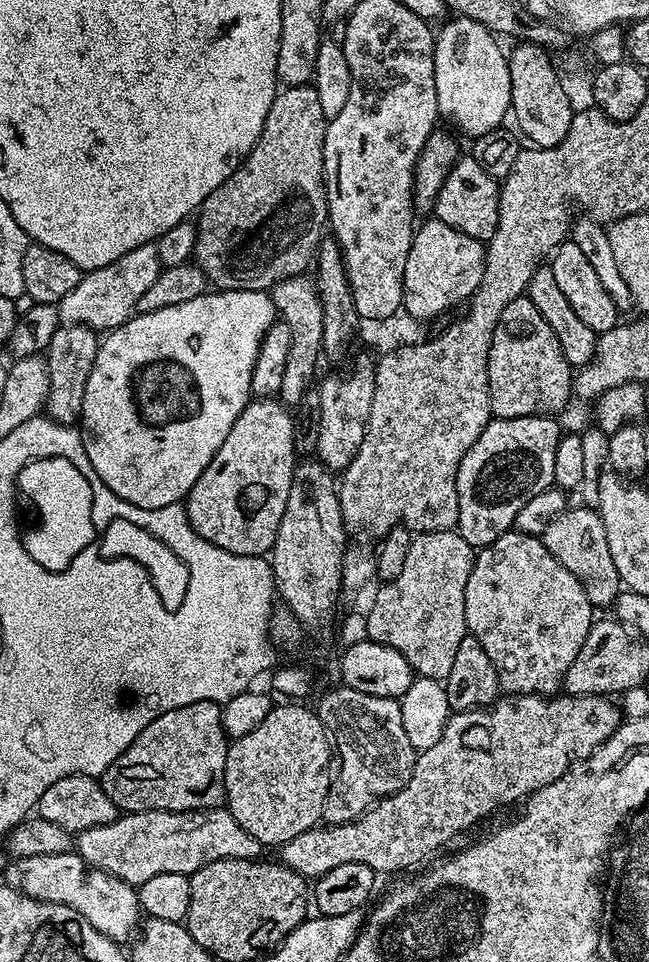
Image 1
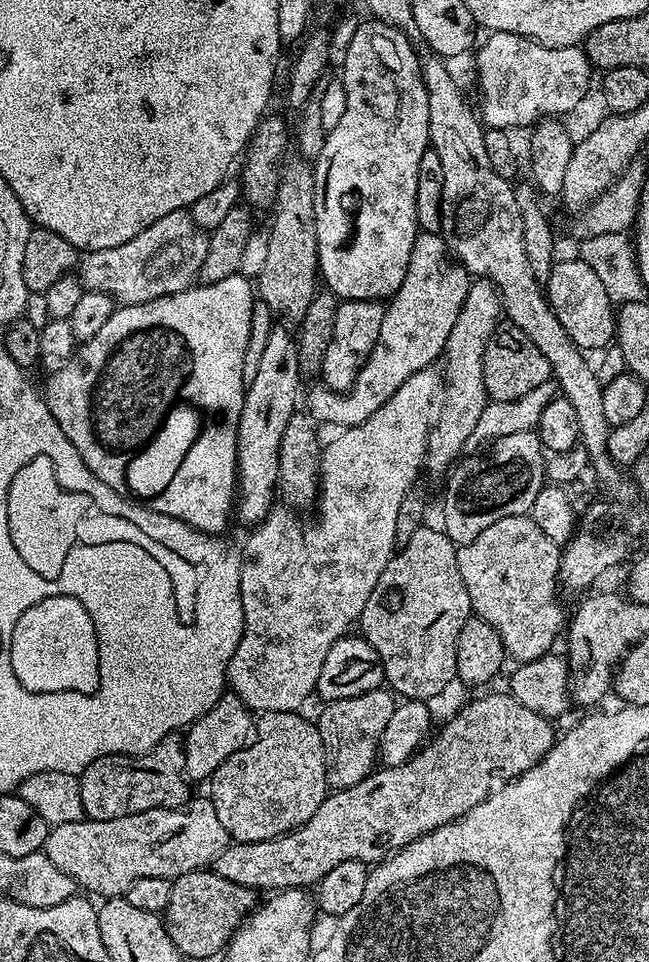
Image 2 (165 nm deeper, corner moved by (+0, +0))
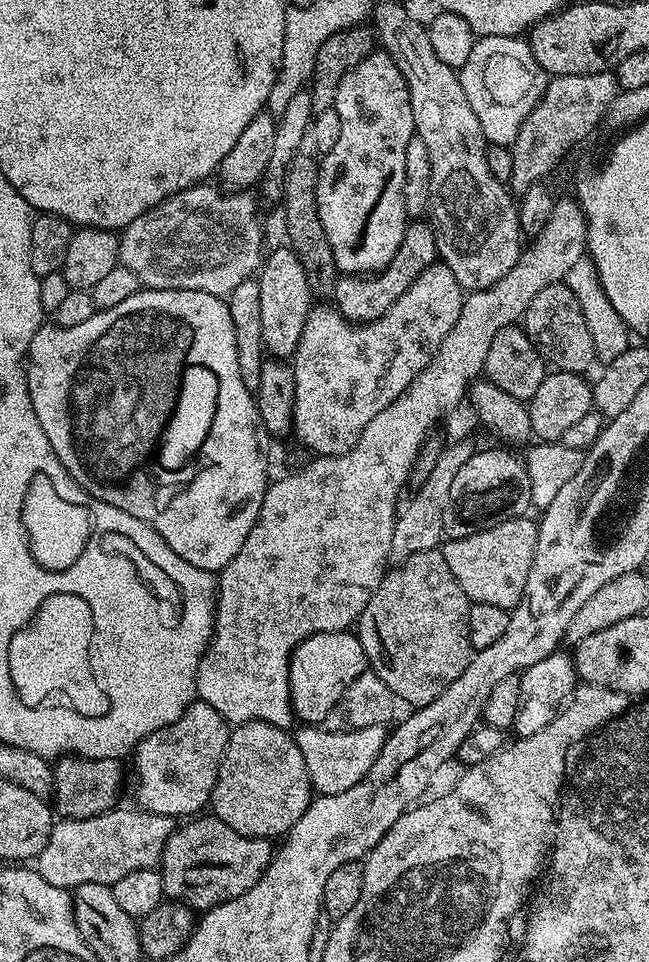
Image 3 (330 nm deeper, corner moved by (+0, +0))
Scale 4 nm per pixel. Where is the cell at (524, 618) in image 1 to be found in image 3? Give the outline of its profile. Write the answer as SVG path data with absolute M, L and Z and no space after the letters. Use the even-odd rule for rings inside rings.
M527 515L515 516L506 522L498 522L498 526L490 526L490 530L478 530L478 534L466 538L443 541L446 566L450 566L450 574L454 574L471 603L490 602L490 606L511 610L524 597L526 578L530 578L540 533L537 521L528 519Z

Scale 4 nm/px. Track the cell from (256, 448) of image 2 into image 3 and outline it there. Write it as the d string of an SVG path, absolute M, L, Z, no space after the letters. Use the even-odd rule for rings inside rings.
M281 246L269 256L267 253L259 269L258 279L262 298L262 342L265 353L269 357L287 361L295 356L308 312L314 307L312 291L310 286L306 286L306 273L302 270L302 262L298 262L291 248Z

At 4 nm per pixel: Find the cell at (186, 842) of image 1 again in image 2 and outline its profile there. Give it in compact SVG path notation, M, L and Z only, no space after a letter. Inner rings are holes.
M192 798L183 808L155 808L113 820L85 818L78 822L55 825L49 831L42 850L50 862L54 862L54 866L58 866L58 870L62 870L62 874L66 874L85 893L97 892L100 898L111 898L124 896L128 887L138 878L172 880L187 872L207 869L218 858L218 854L228 848L229 843L226 826L222 826L222 821L218 819L211 799Z

